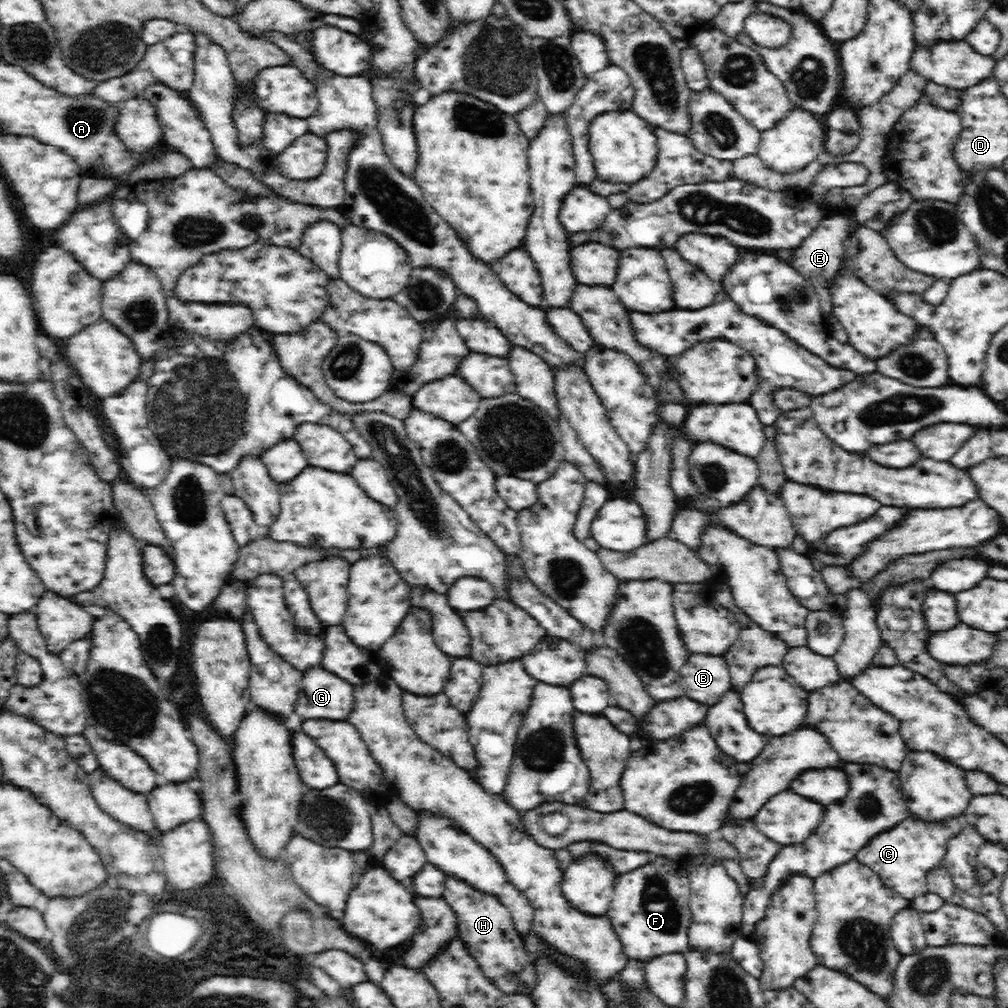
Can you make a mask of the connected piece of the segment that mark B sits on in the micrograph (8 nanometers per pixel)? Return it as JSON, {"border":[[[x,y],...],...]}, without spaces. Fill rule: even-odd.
{"border":[[[690,654],[690,658],[686,660],[686,664],[680,667],[679,684],[684,694],[688,694],[692,700],[704,704],[716,704],[720,702],[722,694],[726,694],[730,690],[730,672],[728,672],[728,664],[722,656],[714,656],[714,654]]]}

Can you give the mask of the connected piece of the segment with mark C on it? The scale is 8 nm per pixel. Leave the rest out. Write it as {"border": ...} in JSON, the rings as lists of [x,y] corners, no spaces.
{"border":[[[911,815],[870,839],[866,846],[856,853],[855,859],[872,868],[886,888],[911,901],[930,894],[926,882],[929,873],[944,867],[946,848],[950,840],[964,830],[965,825],[966,822],[960,816],[928,821]]]}

